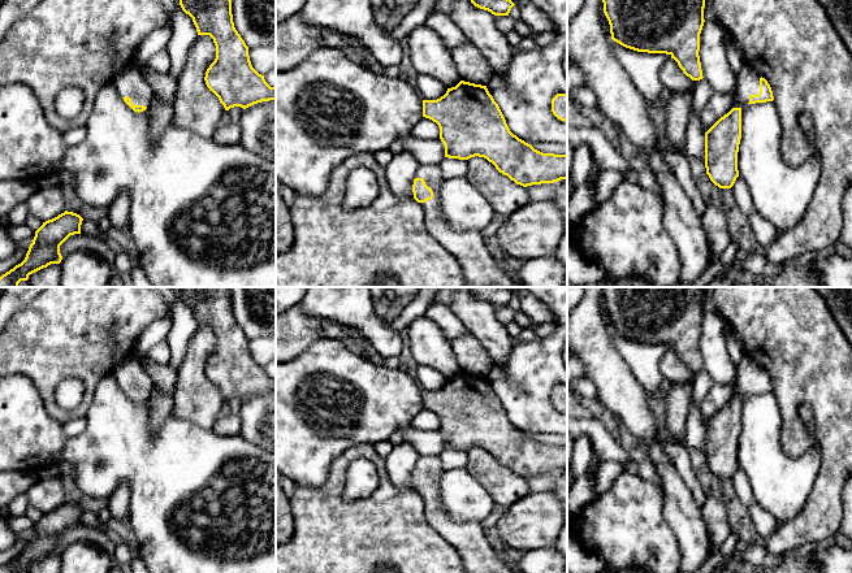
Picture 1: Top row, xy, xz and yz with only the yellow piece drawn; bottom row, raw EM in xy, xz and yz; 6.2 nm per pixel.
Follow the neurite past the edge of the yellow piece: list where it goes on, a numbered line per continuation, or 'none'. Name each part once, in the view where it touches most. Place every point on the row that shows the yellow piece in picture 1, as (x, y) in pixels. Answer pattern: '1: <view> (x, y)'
1: xz (480, 269)

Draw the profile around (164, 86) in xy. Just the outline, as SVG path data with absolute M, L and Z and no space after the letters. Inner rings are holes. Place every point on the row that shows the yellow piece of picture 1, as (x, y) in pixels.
M146 64L139 65L142 75L148 81L152 87L152 92L160 99L166 101L174 101L178 79L168 73L153 71L147 68Z

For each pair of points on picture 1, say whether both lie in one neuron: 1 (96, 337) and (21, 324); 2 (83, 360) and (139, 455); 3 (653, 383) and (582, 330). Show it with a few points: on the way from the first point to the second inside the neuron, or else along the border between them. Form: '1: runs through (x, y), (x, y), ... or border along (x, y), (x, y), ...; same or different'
1: runs through (78, 331), (39, 331); same
2: border along (112, 372), (98, 383), (86, 412); different
3: border along (613, 339), (614, 347), (645, 390); different

